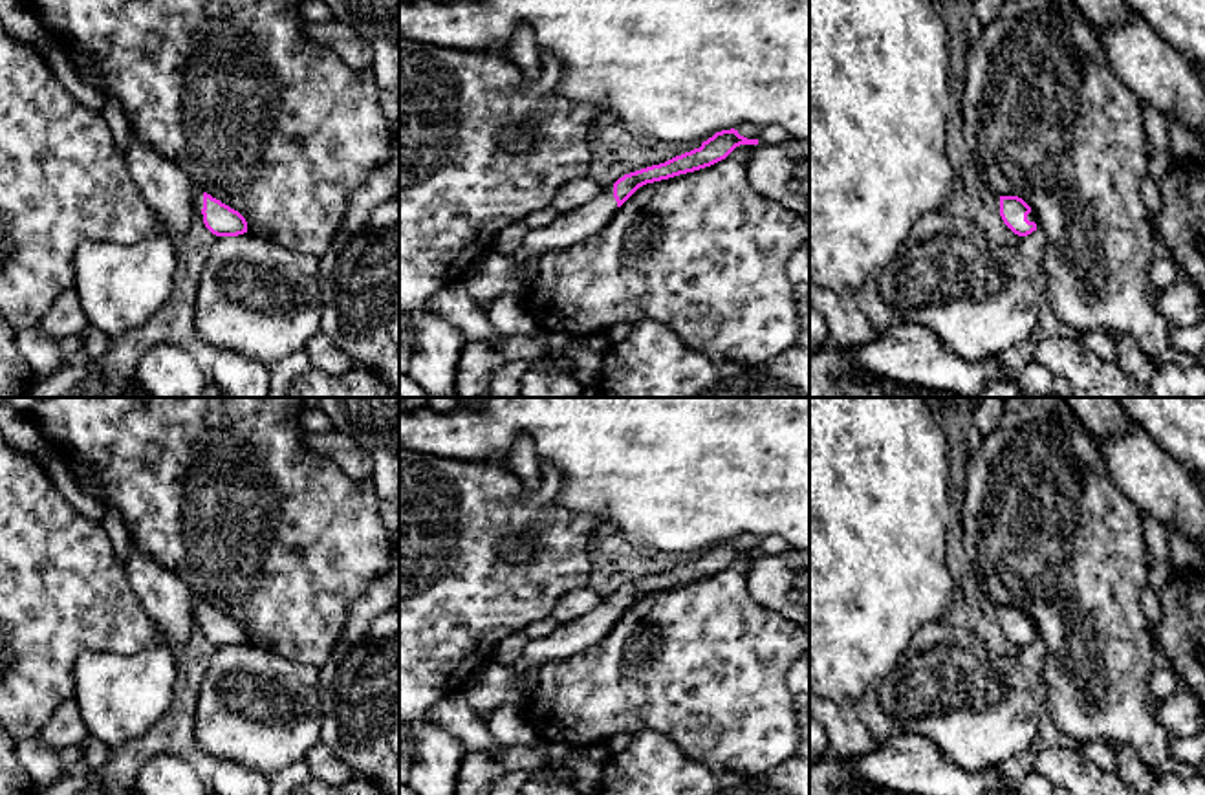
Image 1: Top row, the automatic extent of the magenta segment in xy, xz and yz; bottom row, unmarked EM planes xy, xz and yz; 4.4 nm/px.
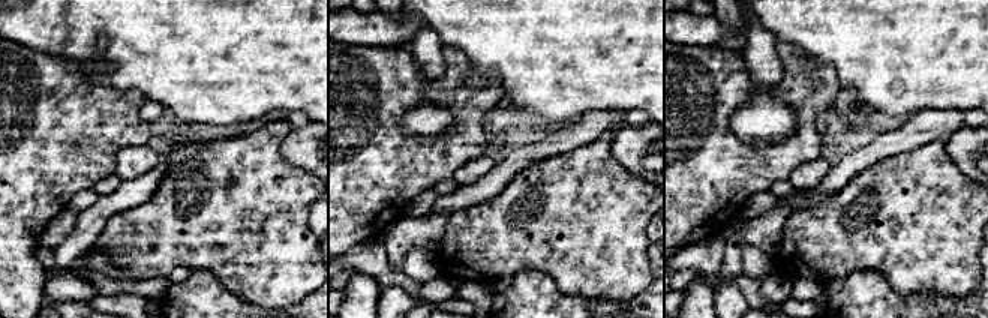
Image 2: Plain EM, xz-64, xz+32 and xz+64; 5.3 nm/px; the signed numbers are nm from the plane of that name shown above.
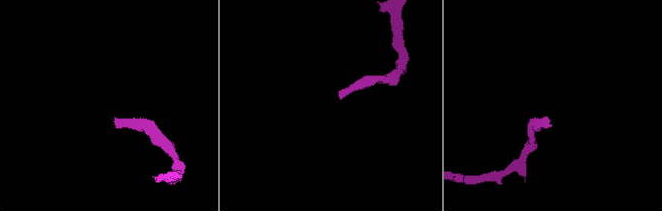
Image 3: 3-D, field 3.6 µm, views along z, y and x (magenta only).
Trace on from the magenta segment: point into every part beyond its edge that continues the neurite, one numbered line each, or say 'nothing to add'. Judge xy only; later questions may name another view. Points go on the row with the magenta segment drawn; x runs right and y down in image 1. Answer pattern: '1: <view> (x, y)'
1: xy (196, 193)

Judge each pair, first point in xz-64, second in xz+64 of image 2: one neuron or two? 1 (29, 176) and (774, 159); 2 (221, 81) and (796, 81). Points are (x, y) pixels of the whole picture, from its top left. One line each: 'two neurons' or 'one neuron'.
1: one neuron
2: two neurons

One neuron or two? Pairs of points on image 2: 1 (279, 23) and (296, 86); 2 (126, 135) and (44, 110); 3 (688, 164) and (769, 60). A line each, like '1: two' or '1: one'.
1: one
2: one
3: two

